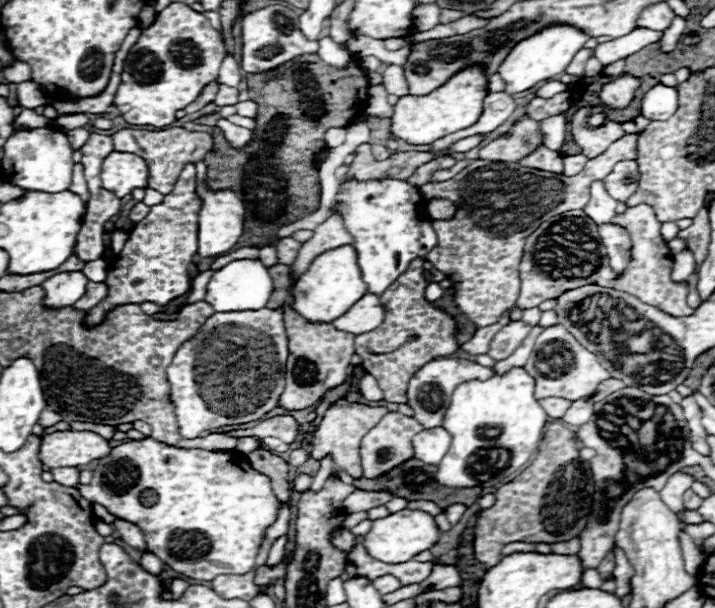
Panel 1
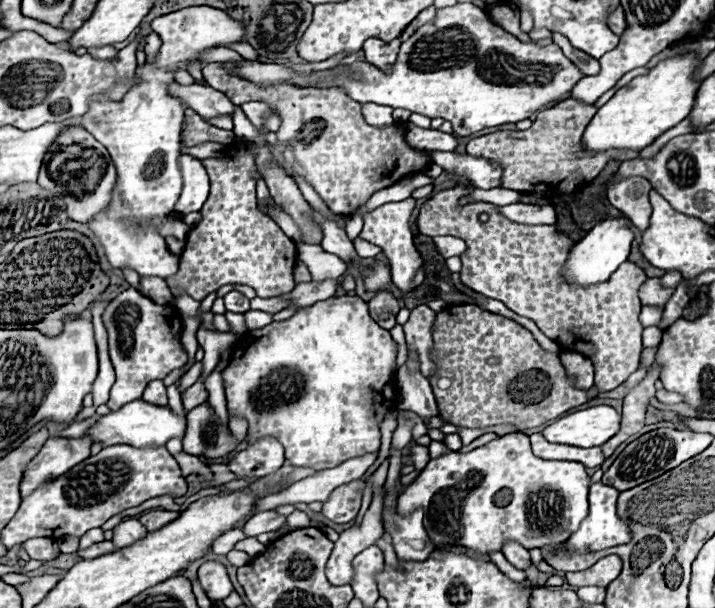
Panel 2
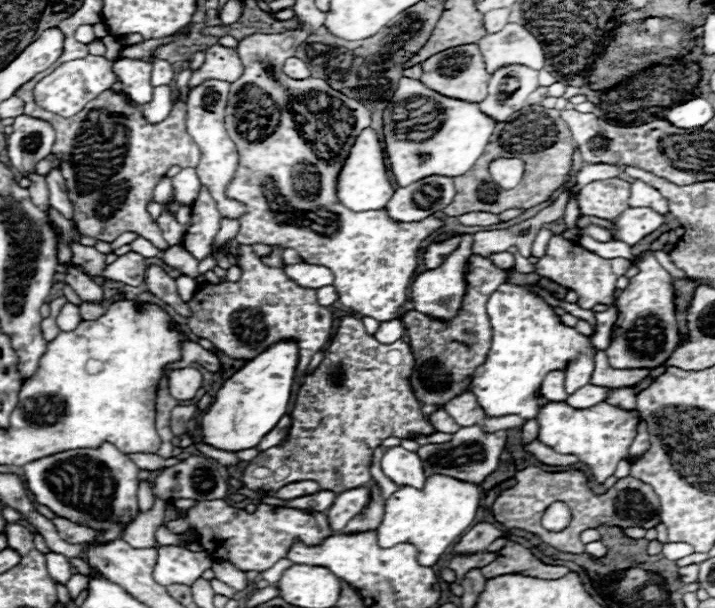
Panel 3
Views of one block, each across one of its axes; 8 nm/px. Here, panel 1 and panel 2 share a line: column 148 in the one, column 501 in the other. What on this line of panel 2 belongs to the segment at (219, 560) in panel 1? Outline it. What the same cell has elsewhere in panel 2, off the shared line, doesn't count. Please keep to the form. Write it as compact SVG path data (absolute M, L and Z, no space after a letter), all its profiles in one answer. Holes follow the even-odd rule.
M518 432L500 436L498 440L478 446L466 454L448 452L430 460L420 476L398 496L396 510L400 516L408 516L422 508L426 514L424 526L428 538L436 548L452 548L460 544L474 552L490 554L500 552L506 542L518 542L526 550L534 550L560 544L570 538L574 530L578 530L580 522L588 514L588 488L590 476L586 474L584 464L568 460L542 460L532 454L528 436Z

